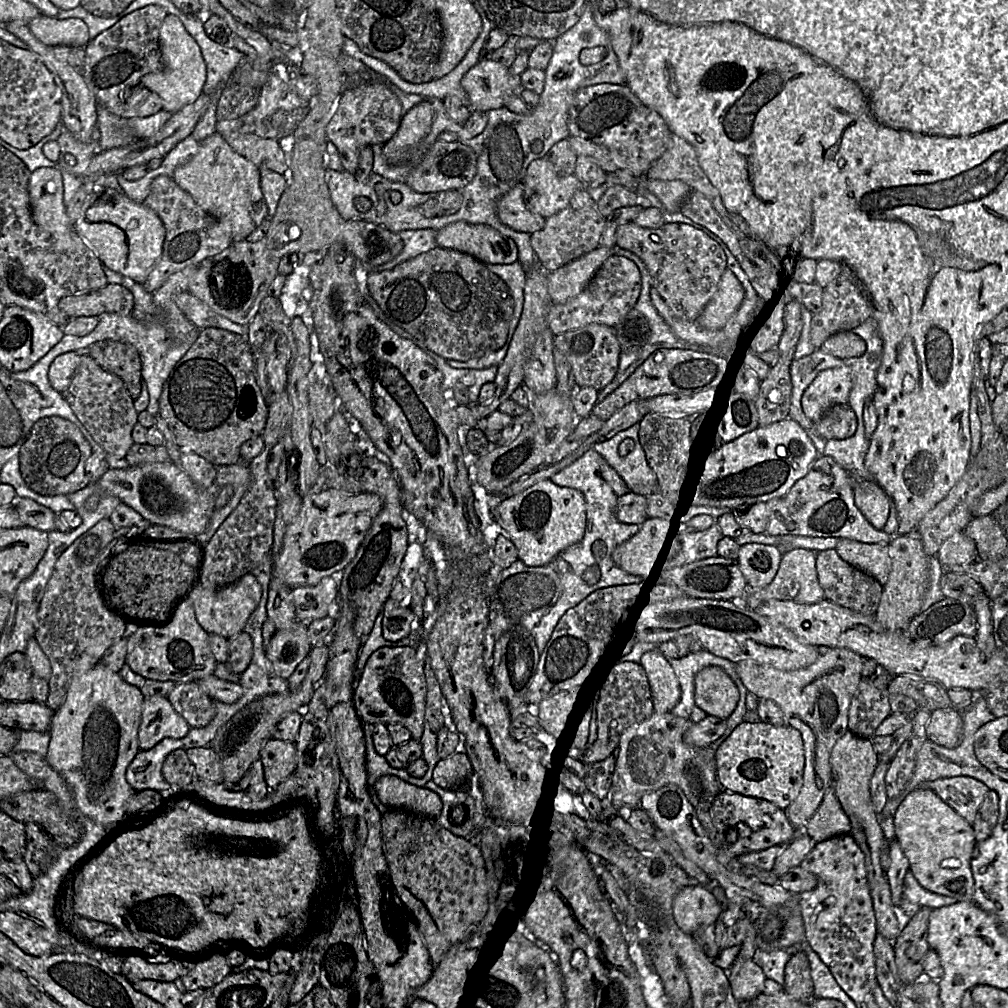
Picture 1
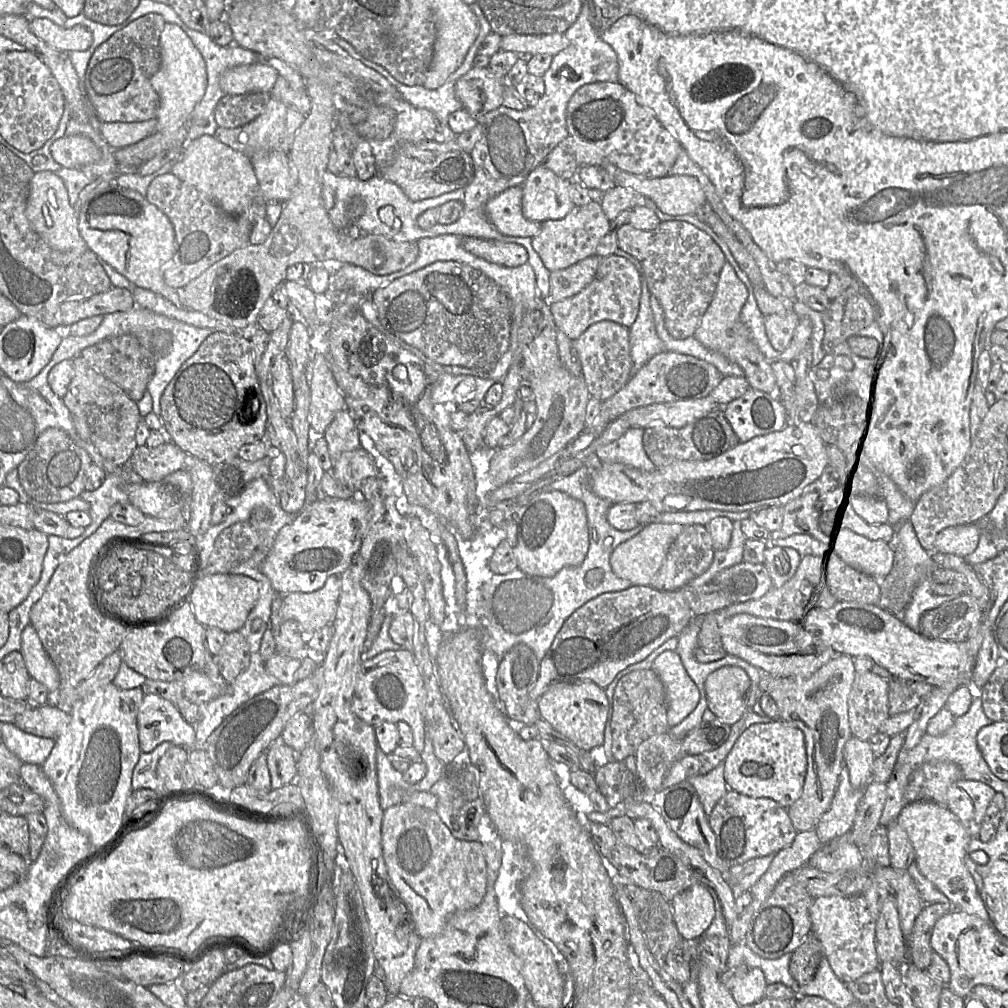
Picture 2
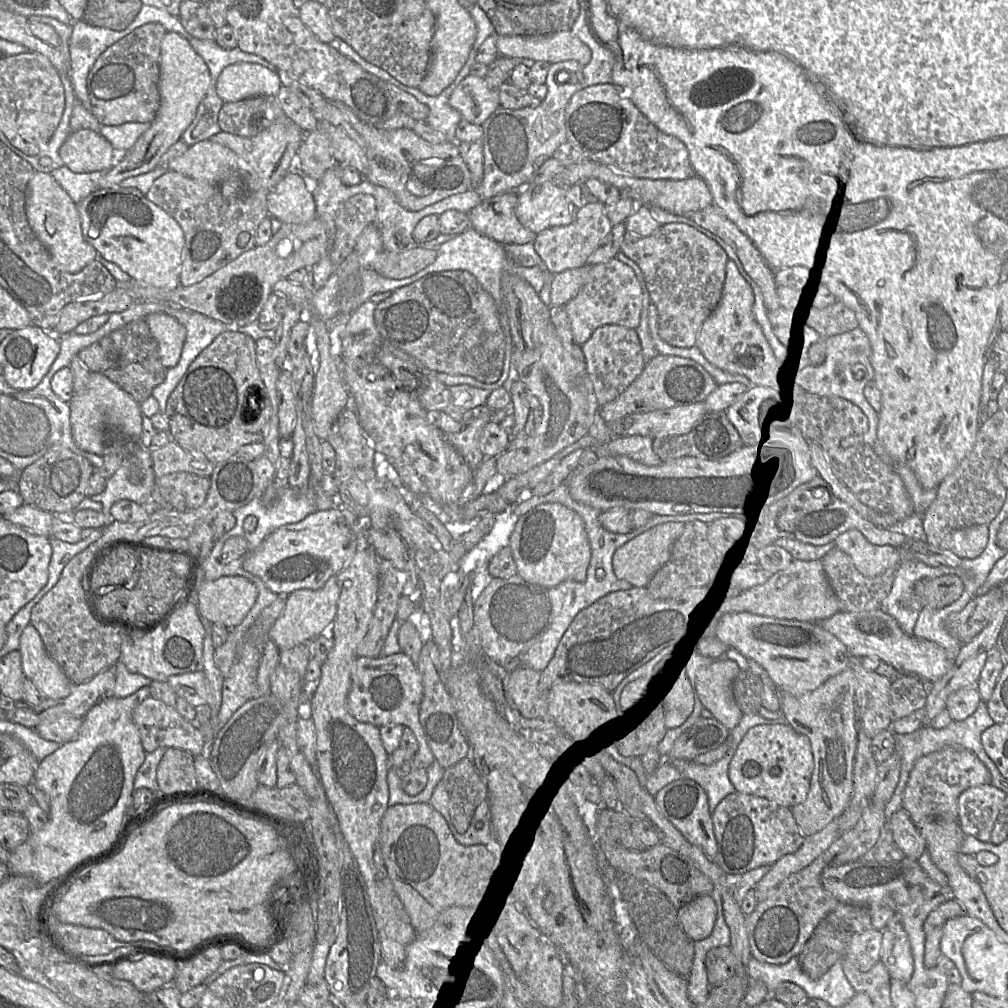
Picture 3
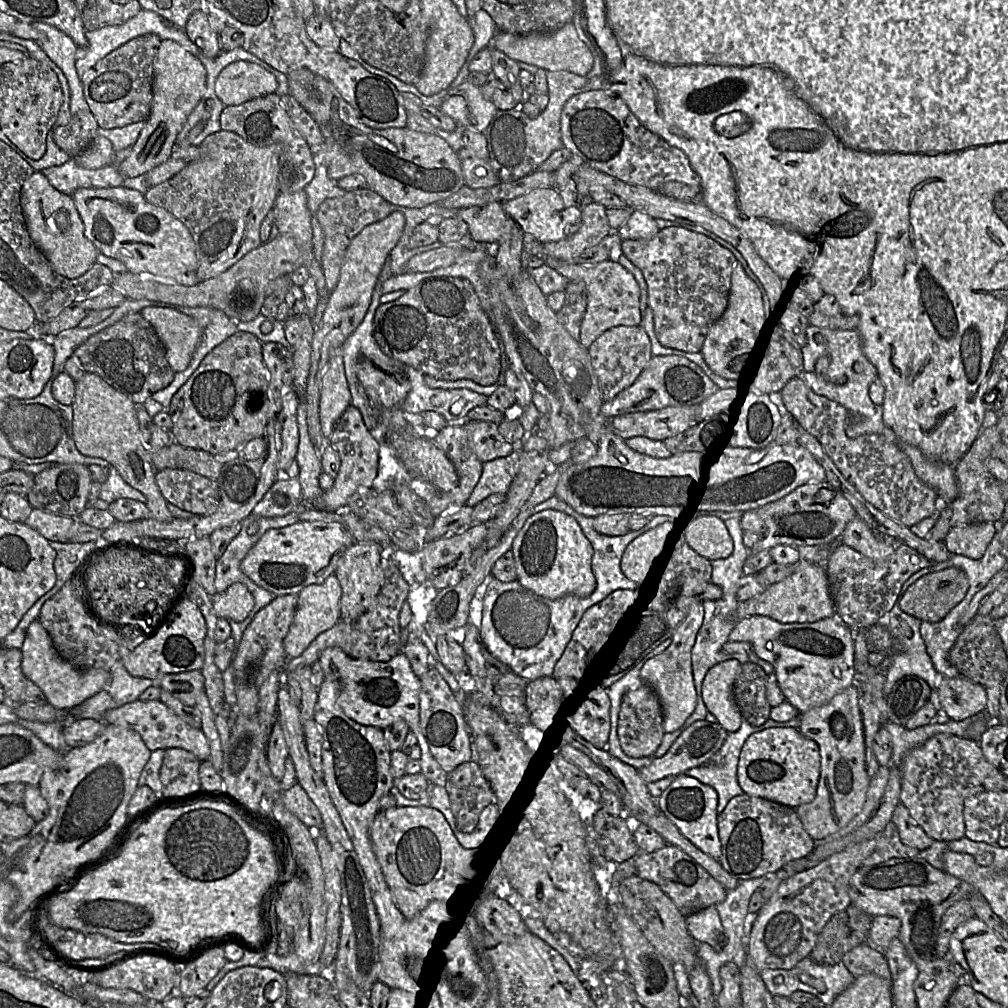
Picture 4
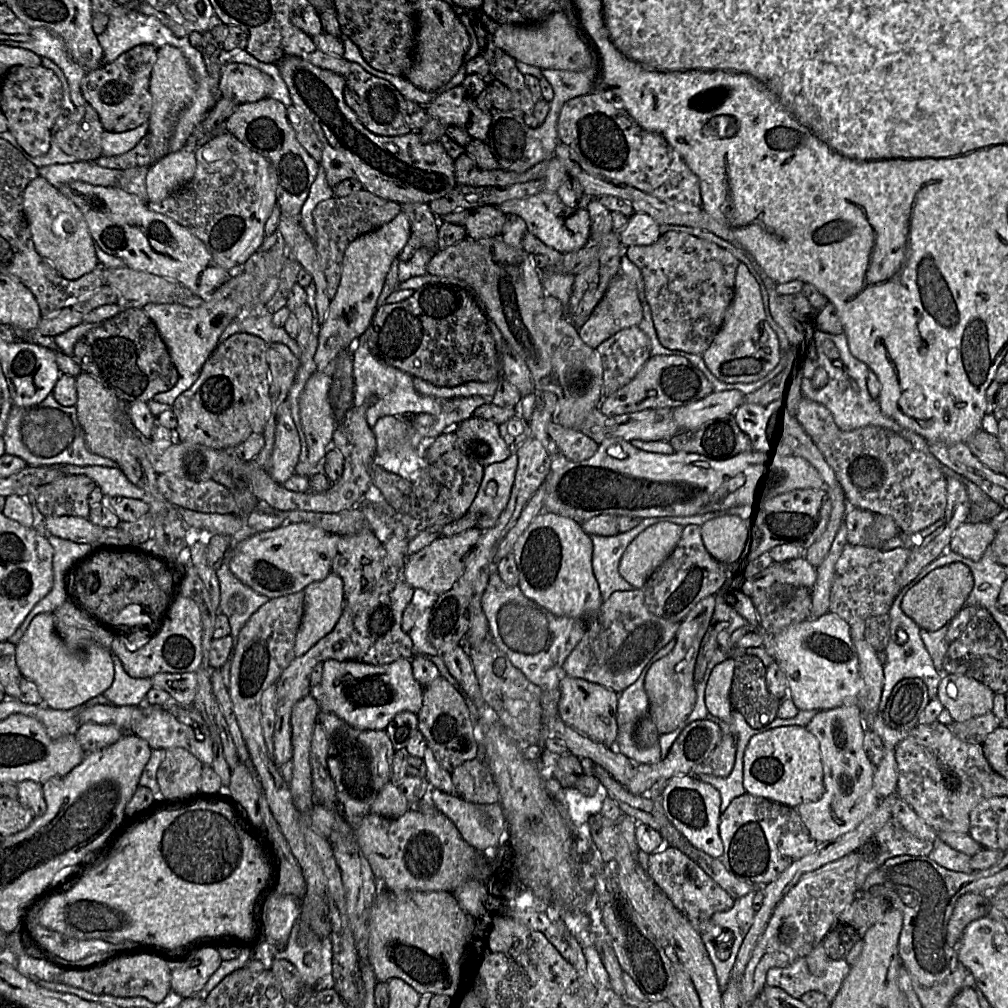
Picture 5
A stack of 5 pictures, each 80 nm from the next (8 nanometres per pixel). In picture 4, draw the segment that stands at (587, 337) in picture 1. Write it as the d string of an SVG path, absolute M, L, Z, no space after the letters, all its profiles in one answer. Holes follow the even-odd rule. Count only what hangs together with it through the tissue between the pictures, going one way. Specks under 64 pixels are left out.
M642 326L613 327L600 335L587 349L603 402L631 386L653 357L651 341Z

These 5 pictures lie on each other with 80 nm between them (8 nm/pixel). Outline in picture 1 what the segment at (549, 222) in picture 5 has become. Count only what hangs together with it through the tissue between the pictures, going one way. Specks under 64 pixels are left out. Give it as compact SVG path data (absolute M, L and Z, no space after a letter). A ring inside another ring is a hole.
M545 157L529 164L523 182L528 209L545 219L569 207L573 194L585 187L574 174L558 175Z

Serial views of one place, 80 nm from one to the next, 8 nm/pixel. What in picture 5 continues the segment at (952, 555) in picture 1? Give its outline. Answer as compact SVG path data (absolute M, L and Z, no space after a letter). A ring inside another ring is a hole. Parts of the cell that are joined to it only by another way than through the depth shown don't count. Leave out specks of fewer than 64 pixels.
M966 521L954 532L949 550L972 561L978 561L993 542L995 535L996 530L989 521Z

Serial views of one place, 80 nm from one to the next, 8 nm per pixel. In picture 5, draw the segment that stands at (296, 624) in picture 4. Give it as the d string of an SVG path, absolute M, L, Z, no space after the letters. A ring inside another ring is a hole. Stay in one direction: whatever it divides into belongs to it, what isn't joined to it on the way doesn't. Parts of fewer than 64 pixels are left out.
M334 572L304 589L304 612L298 628L294 653L302 656L337 624L344 607L344 584Z

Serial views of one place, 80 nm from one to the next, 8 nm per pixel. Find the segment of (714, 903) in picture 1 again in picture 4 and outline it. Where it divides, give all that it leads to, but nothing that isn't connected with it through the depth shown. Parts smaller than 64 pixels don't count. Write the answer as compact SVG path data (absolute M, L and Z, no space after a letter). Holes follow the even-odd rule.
M710 906L685 917L687 930L697 943L717 946L723 940L723 927L716 906Z

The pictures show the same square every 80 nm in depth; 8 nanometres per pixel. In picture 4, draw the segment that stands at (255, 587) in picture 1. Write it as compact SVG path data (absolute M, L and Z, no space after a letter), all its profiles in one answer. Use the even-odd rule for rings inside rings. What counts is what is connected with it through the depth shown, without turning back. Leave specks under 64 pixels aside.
M236 582L225 591L211 596L213 609L218 618L240 622L244 620L252 608L255 600L245 584Z

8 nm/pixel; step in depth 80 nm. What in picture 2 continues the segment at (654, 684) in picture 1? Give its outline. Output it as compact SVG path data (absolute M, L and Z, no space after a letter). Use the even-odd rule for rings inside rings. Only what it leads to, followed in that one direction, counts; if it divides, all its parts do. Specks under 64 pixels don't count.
M666 650L658 655L651 669L658 675L665 690L668 727L675 727L695 710L700 700L700 692L688 676L676 650Z

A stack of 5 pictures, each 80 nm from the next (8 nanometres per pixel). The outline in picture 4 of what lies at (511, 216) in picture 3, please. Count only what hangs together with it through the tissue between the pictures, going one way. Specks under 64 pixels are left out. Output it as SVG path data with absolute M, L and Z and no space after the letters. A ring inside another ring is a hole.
M500 202L460 209L455 215L467 223L469 237L478 243L501 243L501 241L511 233L515 225L517 225L517 223L505 213L502 203Z

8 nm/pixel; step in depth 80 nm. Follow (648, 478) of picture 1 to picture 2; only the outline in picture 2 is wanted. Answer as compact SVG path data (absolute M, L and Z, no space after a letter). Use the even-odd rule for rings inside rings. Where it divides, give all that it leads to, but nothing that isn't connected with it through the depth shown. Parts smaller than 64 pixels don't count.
M632 427L618 440L598 448L595 454L603 464L622 463L645 472L653 472L656 467L644 450L643 433L643 428Z

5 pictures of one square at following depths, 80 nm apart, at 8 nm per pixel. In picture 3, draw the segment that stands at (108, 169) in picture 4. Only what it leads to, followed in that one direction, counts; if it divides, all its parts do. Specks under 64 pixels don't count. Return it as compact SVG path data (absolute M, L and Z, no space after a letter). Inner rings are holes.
M64 165L53 170L50 174L77 205L89 194L101 189L99 181L105 172L75 173Z

